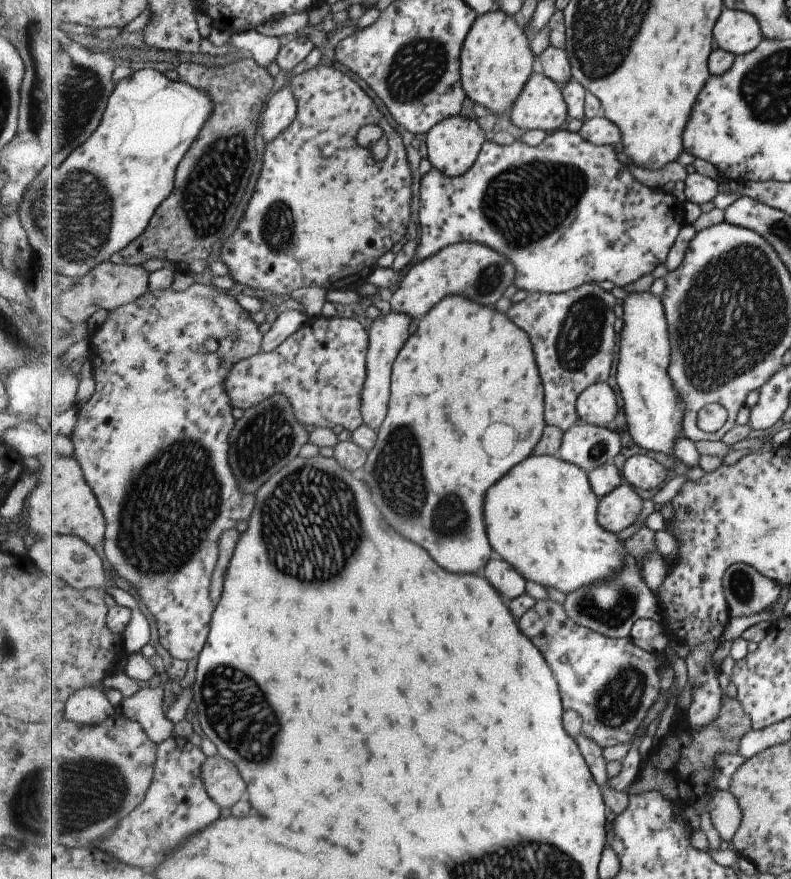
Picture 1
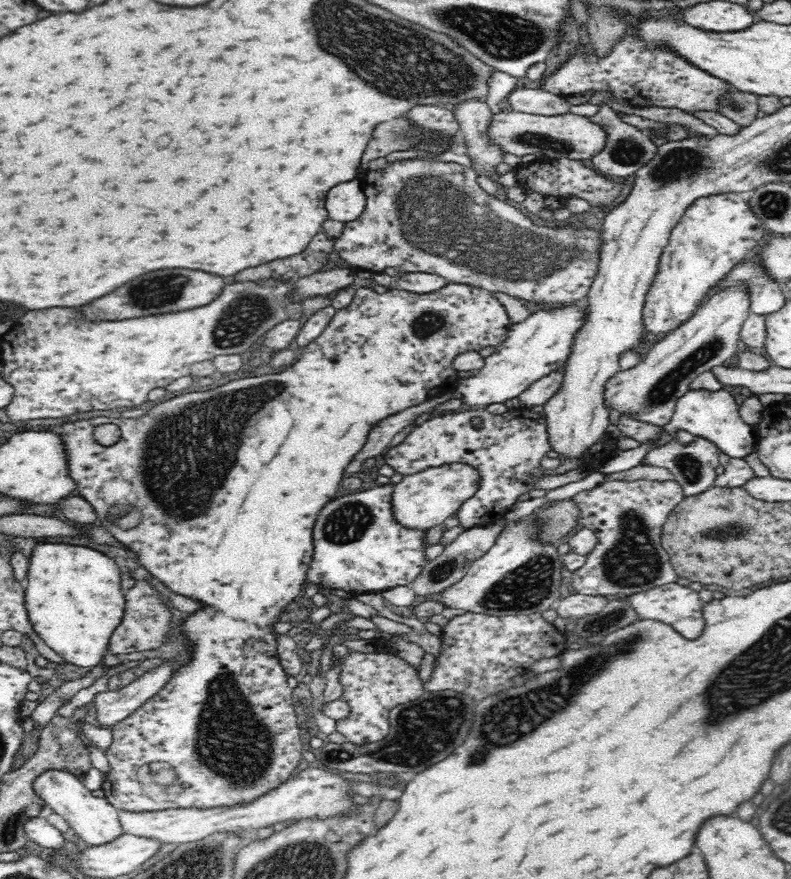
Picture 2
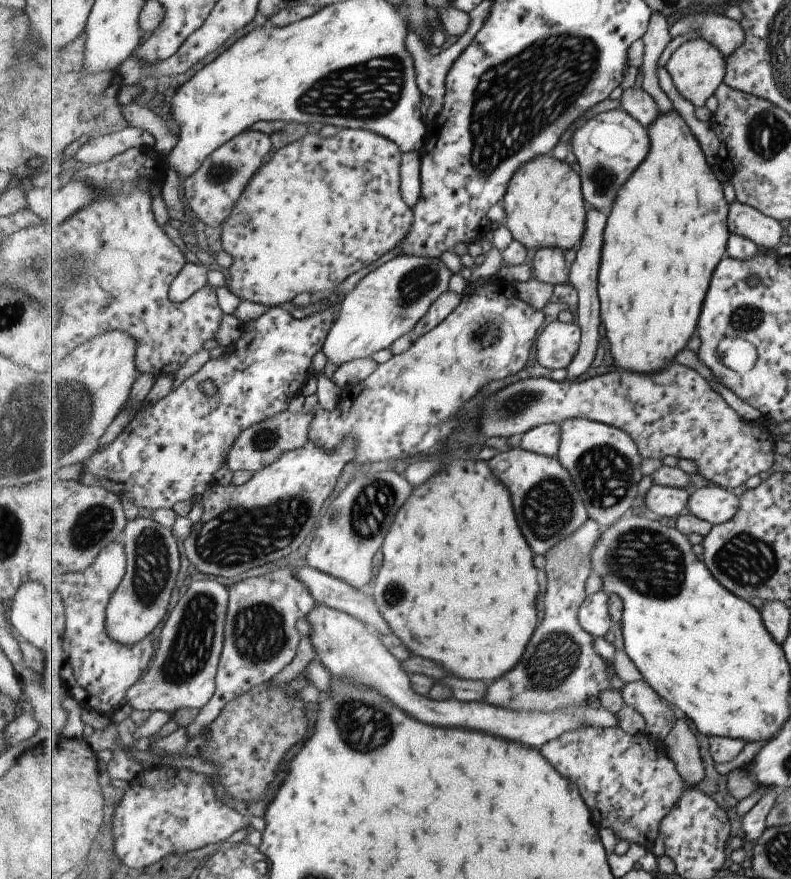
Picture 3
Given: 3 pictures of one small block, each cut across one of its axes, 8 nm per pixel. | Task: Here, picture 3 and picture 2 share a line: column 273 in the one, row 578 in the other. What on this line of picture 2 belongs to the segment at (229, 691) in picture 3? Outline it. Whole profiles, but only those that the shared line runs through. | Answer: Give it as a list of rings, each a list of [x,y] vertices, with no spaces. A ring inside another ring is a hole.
[[[609,480],[592,490],[582,490],[571,498],[578,507],[578,525],[585,526],[596,535],[596,546],[586,554],[585,563],[572,571],[571,585],[577,593],[610,596],[630,596],[651,588],[675,583],[678,578],[670,555],[662,544],[663,524],[673,508],[684,498],[682,487],[675,480]]]

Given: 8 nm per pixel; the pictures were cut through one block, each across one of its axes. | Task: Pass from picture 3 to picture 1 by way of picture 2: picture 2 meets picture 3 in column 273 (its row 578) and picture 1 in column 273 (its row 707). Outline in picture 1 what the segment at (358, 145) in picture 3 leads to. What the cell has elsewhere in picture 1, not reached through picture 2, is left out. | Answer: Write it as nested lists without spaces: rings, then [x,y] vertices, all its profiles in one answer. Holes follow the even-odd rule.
[[[318,65],[295,76],[291,82],[291,88],[295,98],[297,98],[297,118],[273,142],[266,142],[265,160],[262,162],[257,194],[253,194],[253,202],[249,204],[247,214],[244,214],[244,218],[241,218],[240,228],[225,242],[225,246],[221,250],[220,260],[227,266],[229,275],[239,284],[243,284],[247,288],[270,292],[271,294],[289,295],[295,289],[310,286],[326,288],[329,292],[333,290],[354,291],[358,285],[367,282],[369,276],[377,270],[379,258],[386,252],[391,252],[391,248],[397,242],[403,240],[403,236],[407,234],[407,226],[411,222],[411,200],[415,198],[415,194],[413,194],[413,172],[411,172],[411,164],[407,160],[407,150],[405,150],[401,134],[387,122],[387,118],[381,114],[381,110],[369,98],[369,94],[349,74],[345,74],[345,72],[341,72],[341,70],[333,68],[333,66]],[[367,124],[378,125],[387,138],[388,154],[381,161],[375,160],[371,150],[359,146],[359,142],[357,142],[357,132]]]

